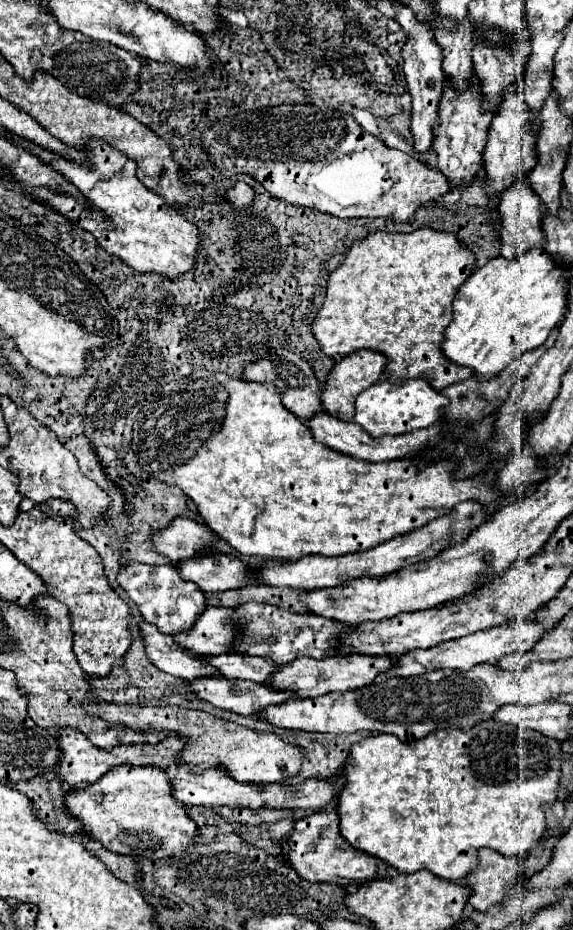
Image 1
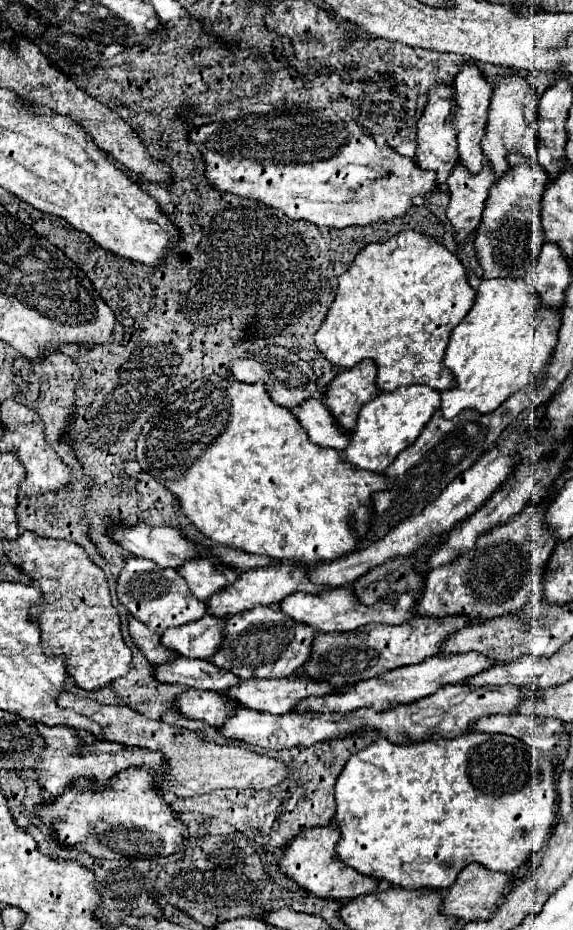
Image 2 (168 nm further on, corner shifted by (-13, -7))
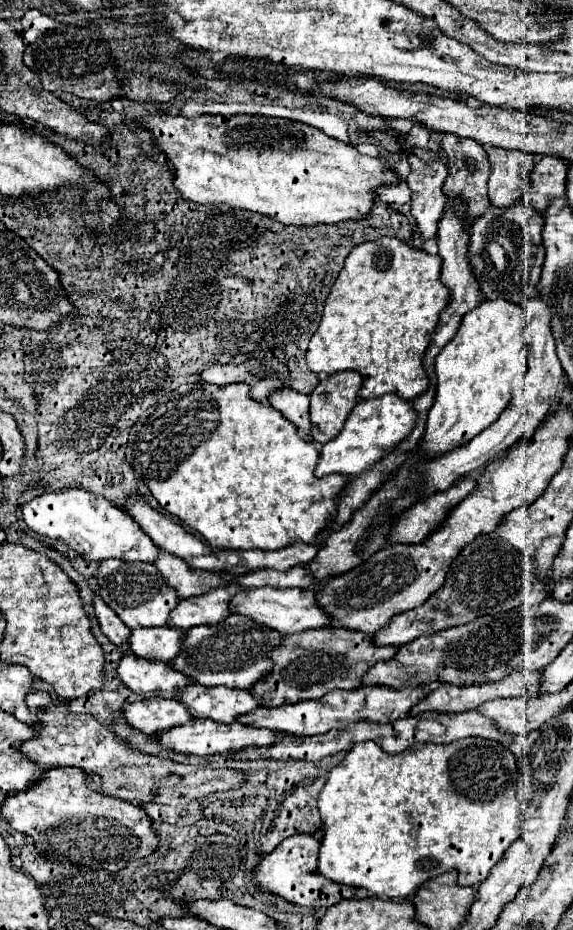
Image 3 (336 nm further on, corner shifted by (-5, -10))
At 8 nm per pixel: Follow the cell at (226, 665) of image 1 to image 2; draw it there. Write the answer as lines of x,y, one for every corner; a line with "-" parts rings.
178,656
170,664
158,666
156,678
166,684
182,684
214,692
226,692
226,688
240,684
240,678
234,676
232,672
222,672
222,668
210,664
208,660
192,660
184,656

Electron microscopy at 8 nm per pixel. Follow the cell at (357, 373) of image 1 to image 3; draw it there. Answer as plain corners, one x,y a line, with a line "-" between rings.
342,371
322,379
310,395
310,421
312,439
316,443
328,443
334,439
358,403
358,389
362,377
356,371

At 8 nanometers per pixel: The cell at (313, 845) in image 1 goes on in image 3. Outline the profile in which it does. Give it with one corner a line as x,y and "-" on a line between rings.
292,835
284,839
272,853
264,855
262,861
256,865
254,869
256,889
280,895
282,899
294,905
304,905
314,909
332,907
340,899
354,897
354,891
356,891
354,887
334,883
318,871
318,849
320,849
320,843
312,835

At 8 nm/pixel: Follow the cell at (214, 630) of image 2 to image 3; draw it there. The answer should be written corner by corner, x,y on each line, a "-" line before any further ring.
138,627
132,629
126,651
142,657
142,659
156,659
170,663
174,655
180,653
184,631
174,627

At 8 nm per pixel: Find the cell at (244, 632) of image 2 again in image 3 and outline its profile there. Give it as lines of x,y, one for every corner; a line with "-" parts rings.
234,613
216,625
198,625
186,631
182,651
172,659
172,667
204,687
224,685
230,689
250,689
272,669
274,663
268,655
280,643
282,635
278,631
266,629
250,617

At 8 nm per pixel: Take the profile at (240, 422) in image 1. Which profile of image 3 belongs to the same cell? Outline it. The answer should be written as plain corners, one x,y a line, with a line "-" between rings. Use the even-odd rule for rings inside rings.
198,381
186,383
176,391
166,391
164,397
166,401
170,399
170,403
174,401
178,413
186,411
190,419
186,417
178,421
164,421
164,417
156,417
156,405
152,405
136,419
134,427
130,429
126,447
126,459
130,467
142,477
162,509
204,535
210,547
218,549
246,551
248,545
250,549
258,549
258,543
266,543
262,551
276,551
274,547
282,549
298,539
304,543
316,541
316,535
324,529
324,525
330,523
332,515
336,513
340,491
346,485
346,479
342,475
328,475
322,479
314,477
314,467
320,453
316,447
312,447
312,443
298,435
298,429
284,415
272,411
270,405
252,401
248,397
246,385
218,387
-
266,515
274,515
274,521
278,515
278,545
274,545
276,523

